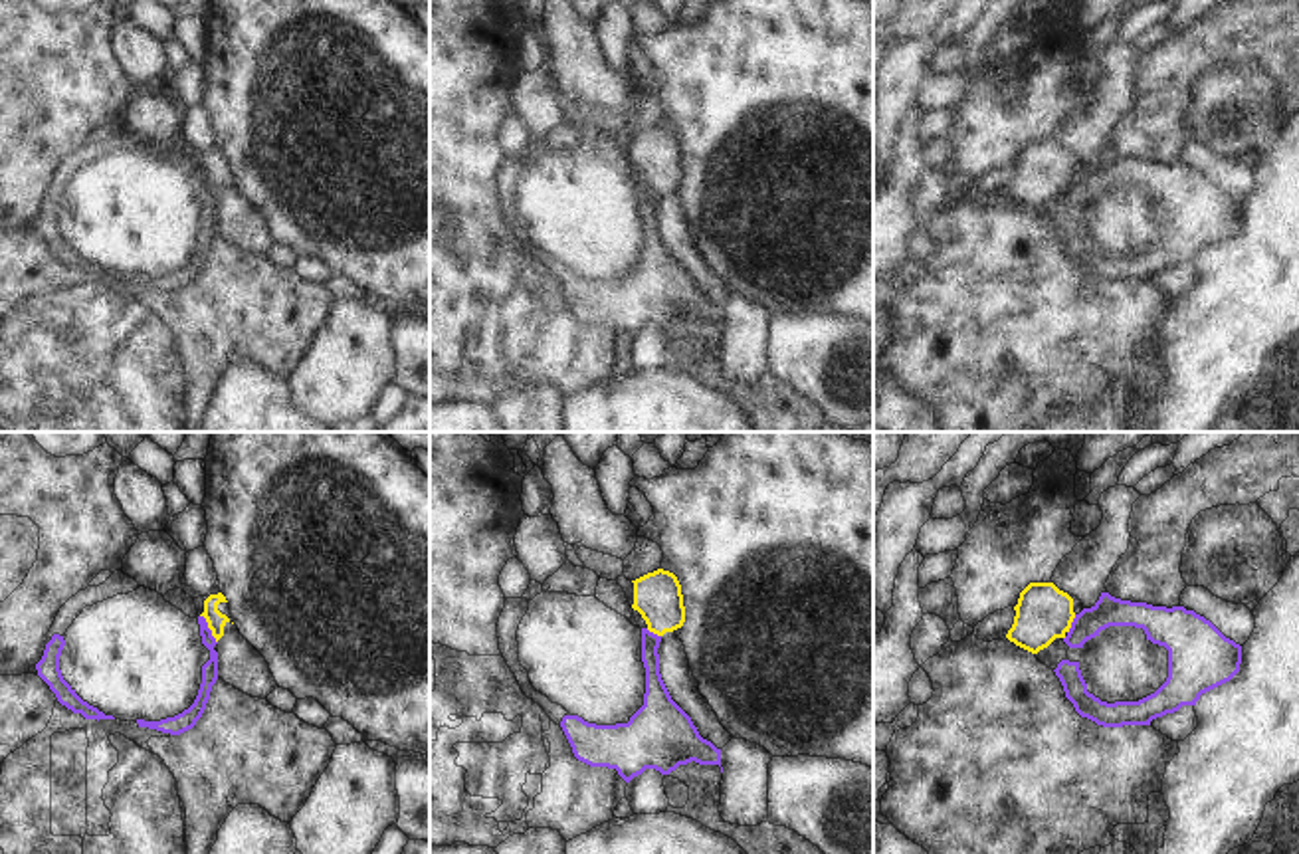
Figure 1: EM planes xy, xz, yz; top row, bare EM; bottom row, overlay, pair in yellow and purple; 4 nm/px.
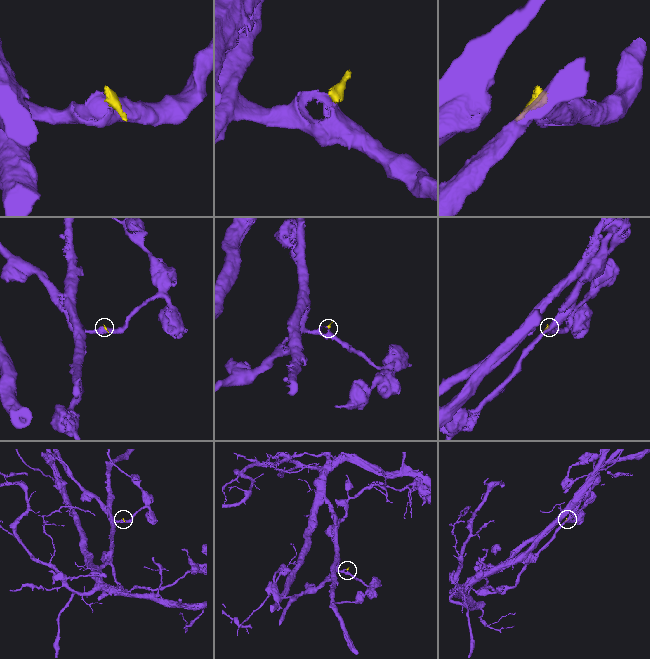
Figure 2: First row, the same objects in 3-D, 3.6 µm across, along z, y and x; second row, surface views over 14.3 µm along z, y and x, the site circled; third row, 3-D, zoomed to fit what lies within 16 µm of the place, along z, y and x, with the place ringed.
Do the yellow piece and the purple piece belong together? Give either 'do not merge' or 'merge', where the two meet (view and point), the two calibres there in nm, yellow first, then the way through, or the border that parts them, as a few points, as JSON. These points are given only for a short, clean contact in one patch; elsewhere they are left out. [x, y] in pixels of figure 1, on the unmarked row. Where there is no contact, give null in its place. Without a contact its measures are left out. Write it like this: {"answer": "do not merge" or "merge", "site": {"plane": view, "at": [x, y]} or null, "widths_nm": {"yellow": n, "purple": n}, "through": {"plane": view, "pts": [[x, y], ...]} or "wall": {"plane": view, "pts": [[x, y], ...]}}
{"answer": "do not merge", "site": {"plane": "xy", "at": [208, 183]}, "widths_nm": {"yellow": 80, "purple": 60}, "wall": {"plane": "xy", "pts": [[200, 171], [216, 199]]}}

